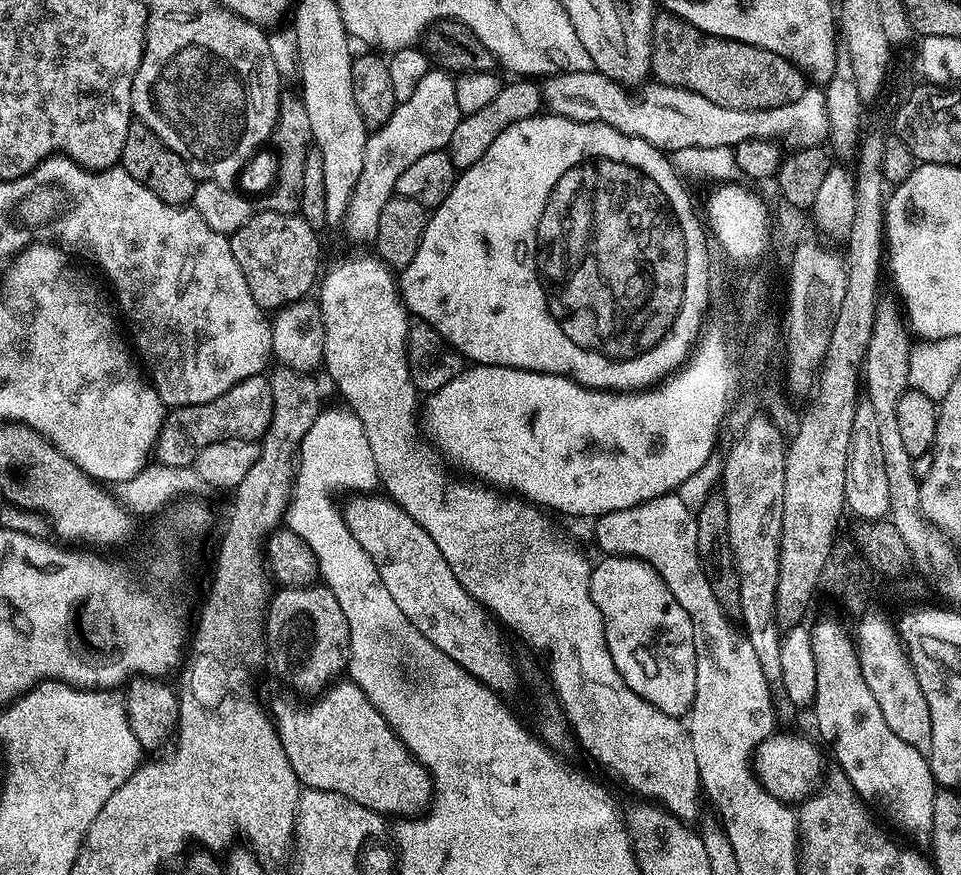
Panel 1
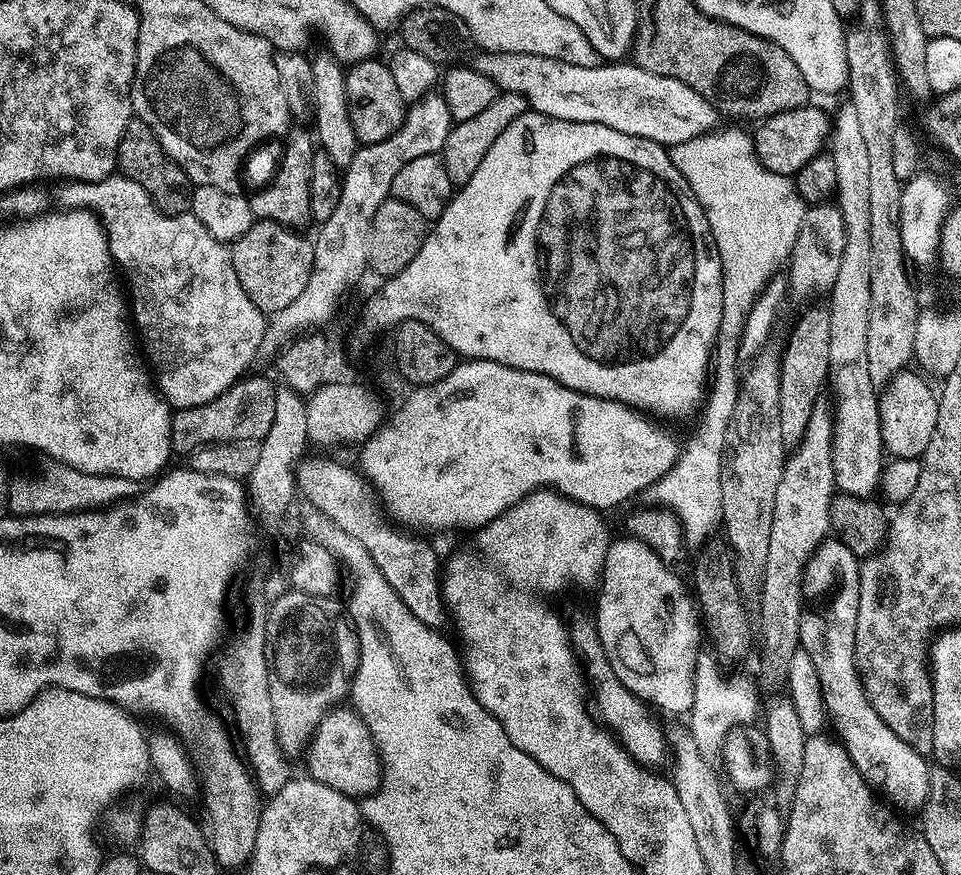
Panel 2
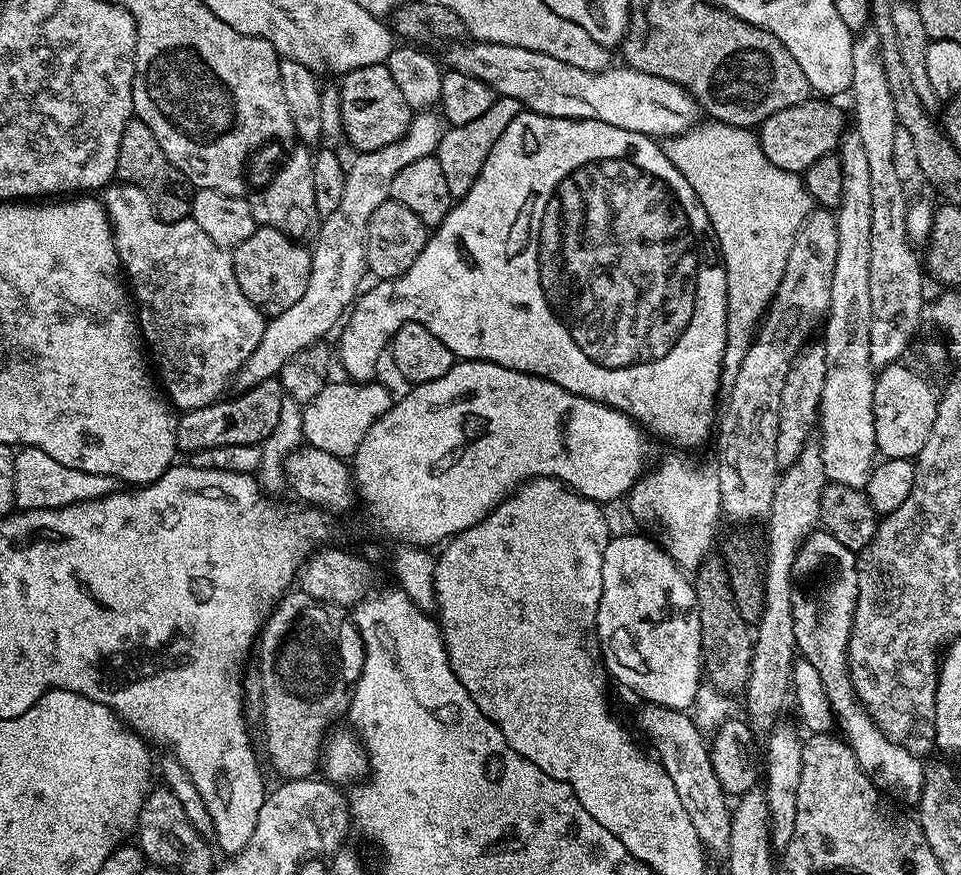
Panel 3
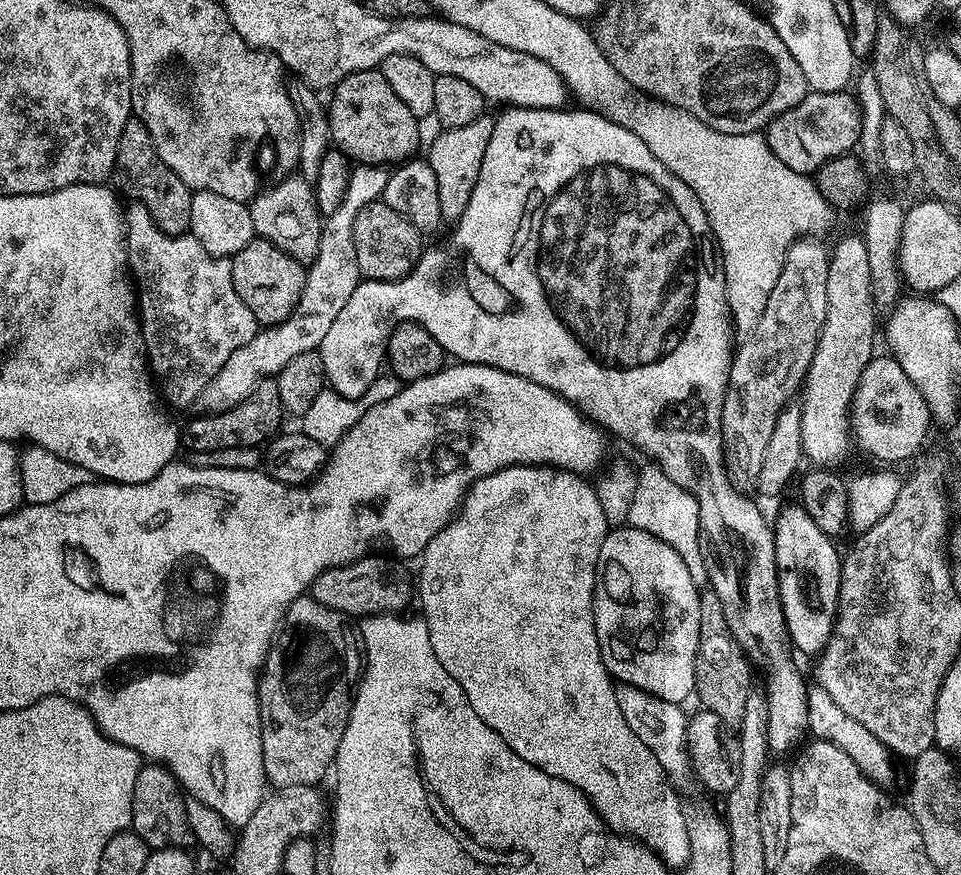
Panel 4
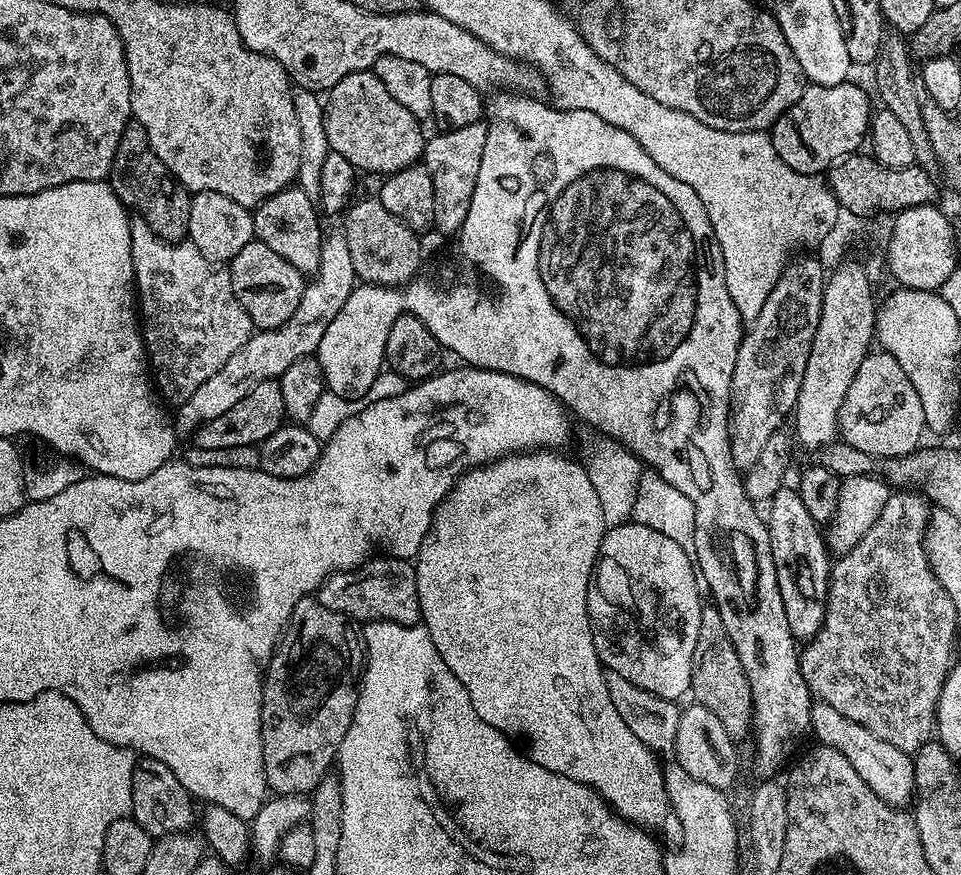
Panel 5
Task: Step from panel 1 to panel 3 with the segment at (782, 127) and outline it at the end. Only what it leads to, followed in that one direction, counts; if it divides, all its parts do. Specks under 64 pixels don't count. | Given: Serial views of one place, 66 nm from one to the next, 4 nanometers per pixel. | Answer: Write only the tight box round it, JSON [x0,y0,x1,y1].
[447,42,698,138]

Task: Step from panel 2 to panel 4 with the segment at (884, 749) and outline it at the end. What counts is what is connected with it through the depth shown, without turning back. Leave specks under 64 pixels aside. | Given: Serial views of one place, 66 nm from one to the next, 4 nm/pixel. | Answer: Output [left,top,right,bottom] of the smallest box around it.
[774,506,842,657]

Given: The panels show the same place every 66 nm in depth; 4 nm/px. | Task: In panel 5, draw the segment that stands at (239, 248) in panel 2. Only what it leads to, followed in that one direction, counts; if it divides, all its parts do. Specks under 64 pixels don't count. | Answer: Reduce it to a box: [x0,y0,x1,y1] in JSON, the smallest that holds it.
[227,238,306,330]

